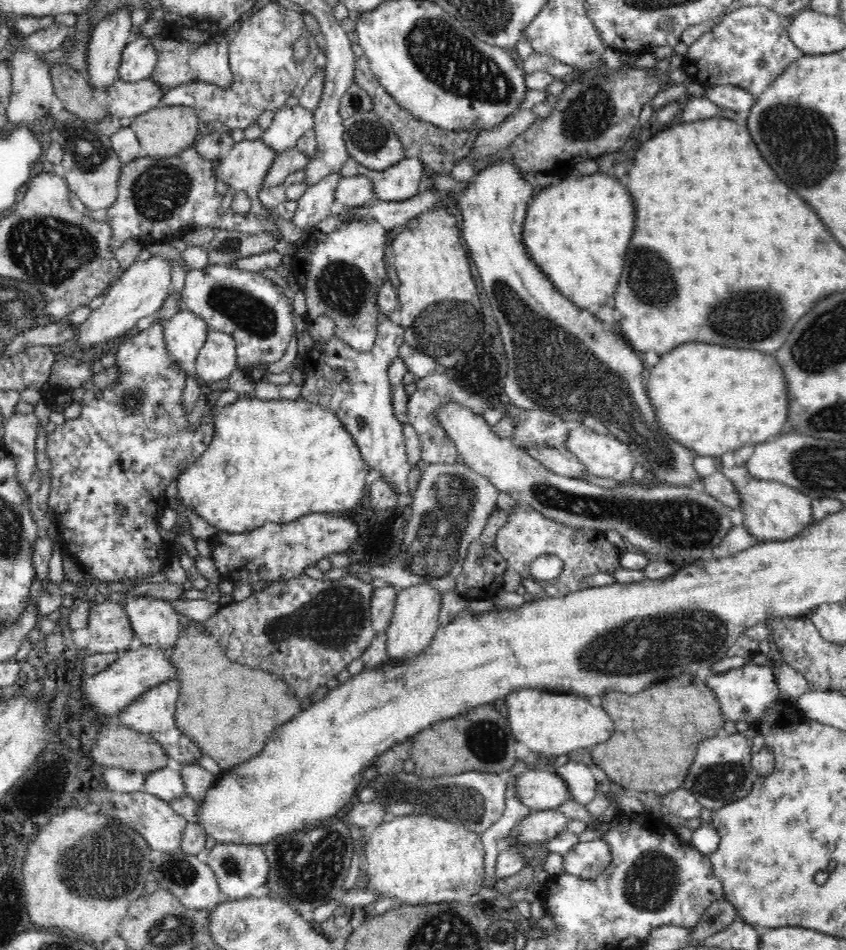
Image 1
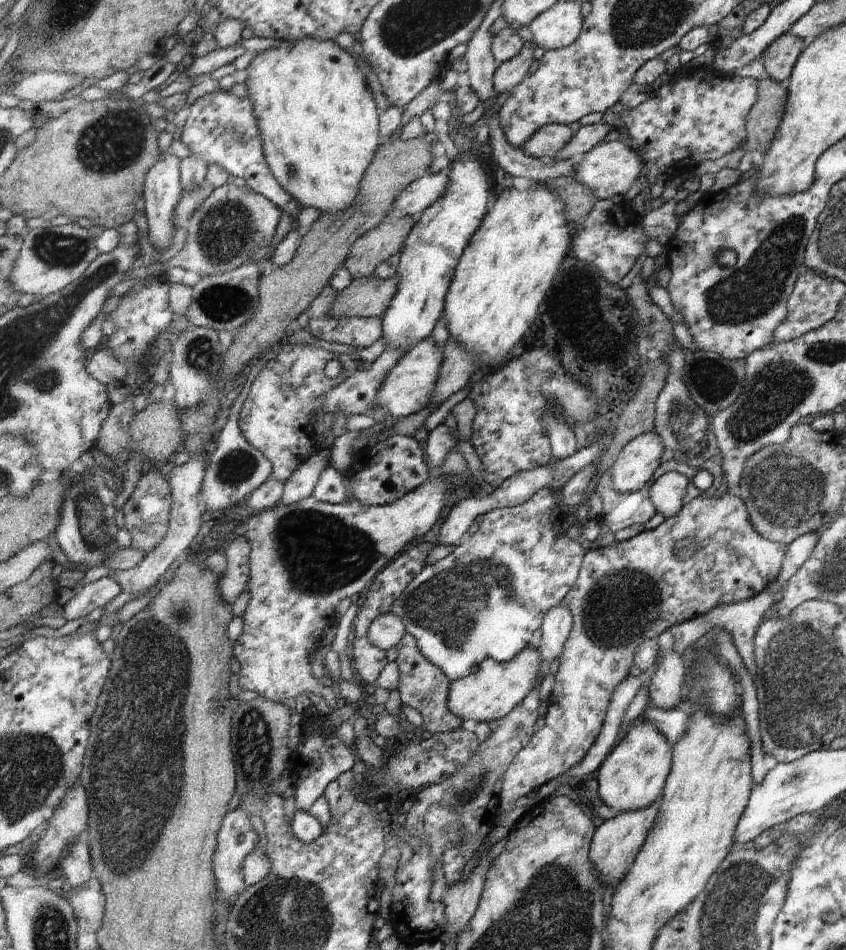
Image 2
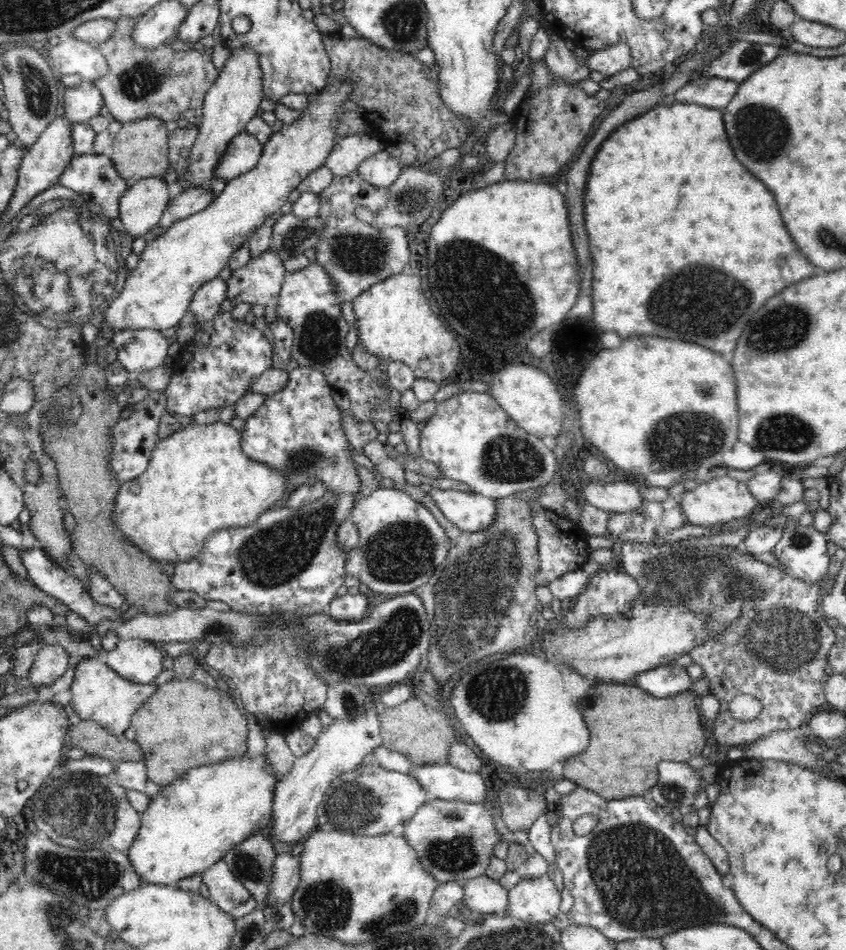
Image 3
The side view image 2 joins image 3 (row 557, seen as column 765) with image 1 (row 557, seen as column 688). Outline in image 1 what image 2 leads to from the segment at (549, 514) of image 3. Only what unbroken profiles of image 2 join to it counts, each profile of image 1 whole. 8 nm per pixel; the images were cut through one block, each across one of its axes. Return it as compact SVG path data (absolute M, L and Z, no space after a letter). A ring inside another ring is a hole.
M518 503L510 514L508 523L497 535L498 552L508 565L514 567L522 578L531 578L544 588L548 597L568 596L582 589L584 580L597 573L616 573L621 568L621 552L606 540L606 533L584 528L571 528L558 524L556 520L543 516L527 504ZM554 555L564 562L563 572L554 581L535 580L529 572L530 566L540 556Z

